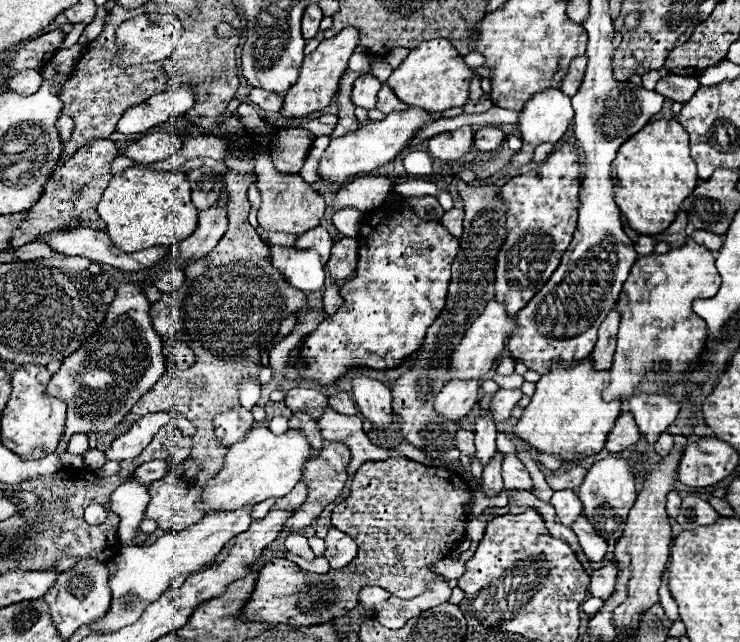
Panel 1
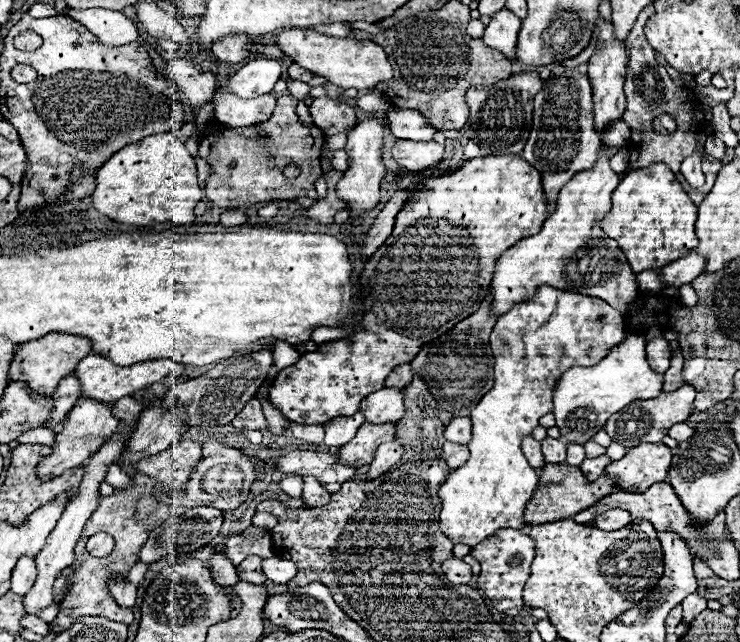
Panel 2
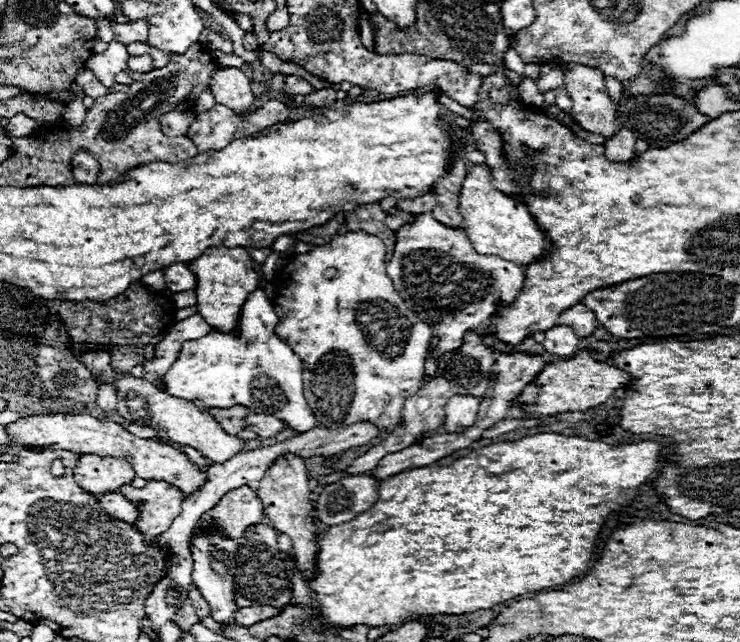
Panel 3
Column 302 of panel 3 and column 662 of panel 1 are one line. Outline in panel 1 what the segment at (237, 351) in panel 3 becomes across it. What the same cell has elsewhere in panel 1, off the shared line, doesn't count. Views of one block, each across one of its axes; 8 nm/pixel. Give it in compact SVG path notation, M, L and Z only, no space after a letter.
M644 380L638 386L638 394L630 400L630 412L640 428L640 434L646 444L654 446L658 436L676 420L680 402L672 400L664 394L652 394L656 390L662 390L662 384L654 384Z

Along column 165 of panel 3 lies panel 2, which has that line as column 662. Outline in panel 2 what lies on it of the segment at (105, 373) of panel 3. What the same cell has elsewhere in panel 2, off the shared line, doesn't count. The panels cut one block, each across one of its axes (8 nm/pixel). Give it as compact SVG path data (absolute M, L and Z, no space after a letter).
M682 384L674 392L662 392L656 398L640 400L640 402L632 402L630 406L624 406L624 410L620 410L608 418L604 430L608 432L608 436L612 436L612 442L624 444L626 448L632 448L642 442L654 442L654 444L662 442L662 438L666 436L670 426L688 420L688 416L692 414L692 408L694 408L692 406L694 398L696 398L696 388L690 384Z

